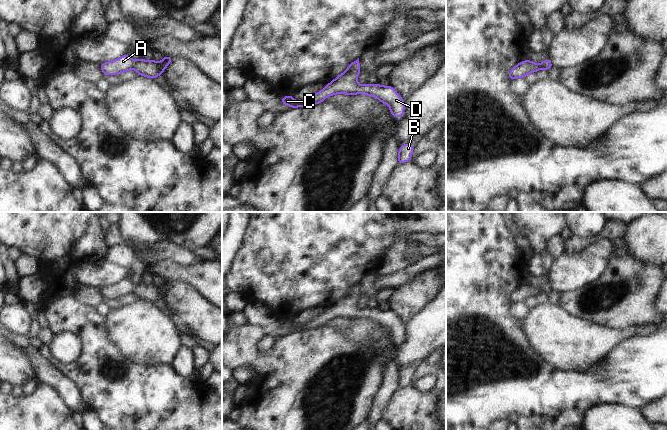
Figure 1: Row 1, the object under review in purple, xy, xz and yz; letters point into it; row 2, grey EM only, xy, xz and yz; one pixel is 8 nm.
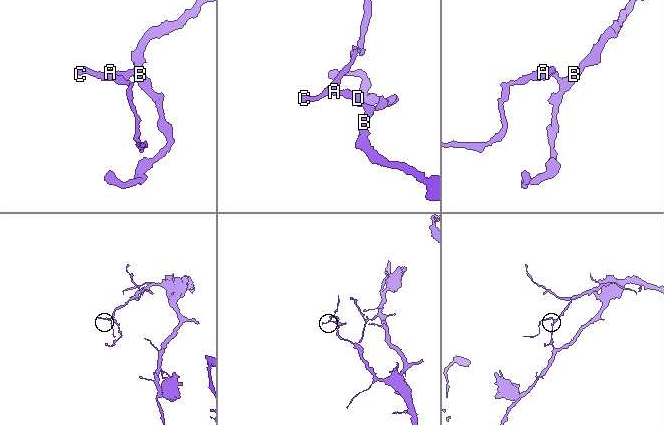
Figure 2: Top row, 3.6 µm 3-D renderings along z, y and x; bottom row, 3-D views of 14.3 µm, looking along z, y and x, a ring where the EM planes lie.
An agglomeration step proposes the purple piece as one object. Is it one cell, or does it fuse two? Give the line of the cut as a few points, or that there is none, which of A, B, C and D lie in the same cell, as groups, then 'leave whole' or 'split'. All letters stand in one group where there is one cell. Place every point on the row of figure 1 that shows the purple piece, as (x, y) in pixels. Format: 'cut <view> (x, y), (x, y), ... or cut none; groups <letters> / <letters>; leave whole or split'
cut none; groups A B C D; leave whole

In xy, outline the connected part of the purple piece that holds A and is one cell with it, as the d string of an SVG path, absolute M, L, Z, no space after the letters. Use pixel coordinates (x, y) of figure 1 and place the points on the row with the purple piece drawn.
M123 55L113 61L102 63L100 68L103 74L106 75L117 75L135 69L138 75L156 79L157 76L163 74L163 71L172 60L172 57L164 56L161 62L154 60L147 61L142 58L134 61L130 55Z

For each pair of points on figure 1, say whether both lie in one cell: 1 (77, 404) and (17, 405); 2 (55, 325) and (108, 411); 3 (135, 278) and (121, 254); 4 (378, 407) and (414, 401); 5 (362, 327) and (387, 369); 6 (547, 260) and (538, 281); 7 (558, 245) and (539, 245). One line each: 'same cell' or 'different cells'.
1: different cells
2: same cell
3: same cell
4: different cells
5: same cell
6: same cell
7: different cells

